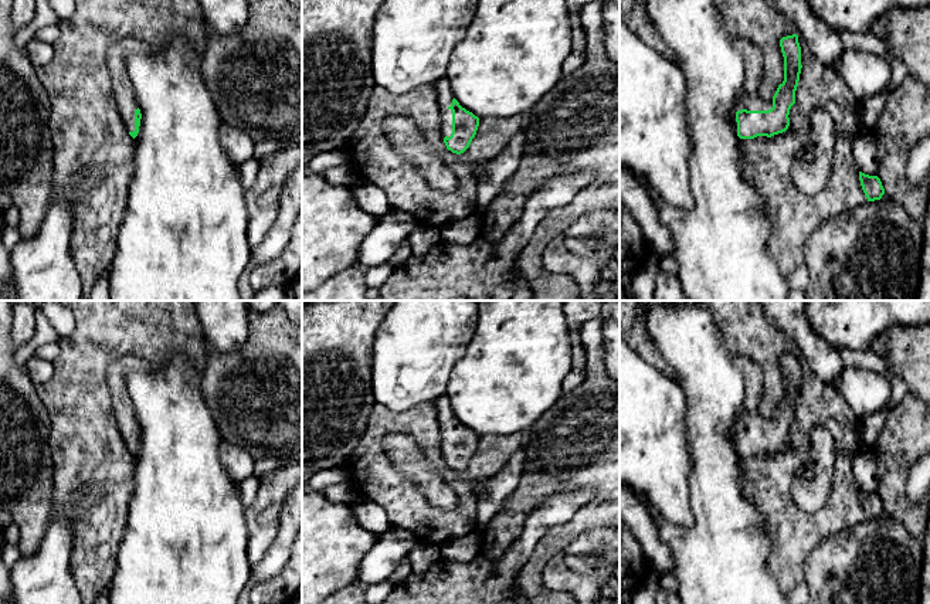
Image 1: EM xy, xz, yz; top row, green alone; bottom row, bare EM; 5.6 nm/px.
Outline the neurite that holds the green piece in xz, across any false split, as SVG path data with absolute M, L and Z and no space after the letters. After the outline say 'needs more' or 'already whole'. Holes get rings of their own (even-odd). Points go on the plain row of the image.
M444 394L434 401L439 425L439 448L452 471L464 471L476 452L479 435L466 428L451 411L451 401Z; needs more

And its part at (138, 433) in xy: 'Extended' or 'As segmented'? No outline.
Extended

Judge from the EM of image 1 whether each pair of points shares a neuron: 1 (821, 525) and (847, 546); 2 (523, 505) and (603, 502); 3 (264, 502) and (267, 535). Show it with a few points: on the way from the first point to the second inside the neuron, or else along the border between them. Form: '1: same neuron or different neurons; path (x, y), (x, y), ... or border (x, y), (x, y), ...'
1: different neurons; border (864, 522), (827, 536), (807, 556)
2: same neuron; path (546, 482), (549, 479), (591, 479)
3: same neuron; path (264, 511), (264, 526)

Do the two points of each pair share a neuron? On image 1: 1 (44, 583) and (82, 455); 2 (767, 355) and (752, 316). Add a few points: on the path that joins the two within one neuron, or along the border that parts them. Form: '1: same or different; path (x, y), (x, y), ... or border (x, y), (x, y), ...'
1: different; border (51, 508), (74, 504), (74, 535)
2: same; path (764, 345), (752, 332), (752, 326)

